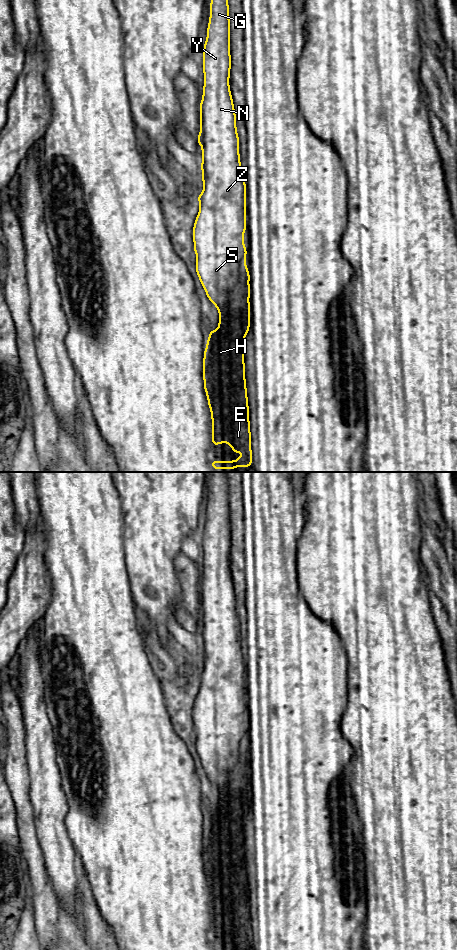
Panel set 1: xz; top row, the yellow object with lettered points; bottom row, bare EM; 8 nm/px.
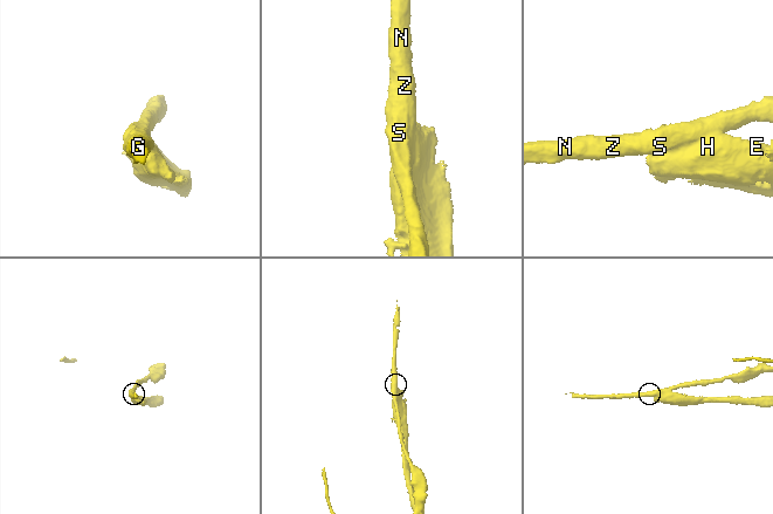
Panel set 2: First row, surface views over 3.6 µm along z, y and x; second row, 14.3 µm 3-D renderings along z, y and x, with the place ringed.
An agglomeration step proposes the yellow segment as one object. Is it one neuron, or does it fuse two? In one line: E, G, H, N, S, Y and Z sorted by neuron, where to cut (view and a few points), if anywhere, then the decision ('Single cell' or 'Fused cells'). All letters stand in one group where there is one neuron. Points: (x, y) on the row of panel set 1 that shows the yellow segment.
Groups: E H / G N S Y Z. Split along xz (244, 262), (233, 287), (231, 299), (220, 315). Fused cells

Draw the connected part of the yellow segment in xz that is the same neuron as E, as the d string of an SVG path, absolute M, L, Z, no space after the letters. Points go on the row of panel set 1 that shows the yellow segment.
M244 263L233 287L231 300L220 315L219 329L210 331L204 352L204 388L212 413L212 429L214 431L212 445L227 442L232 447L234 454L237 454L239 450L243 451L243 455L236 461L211 461L213 469L235 469L237 466L249 467L252 465L244 366L244 338L250 326L249 278L249 271Z

